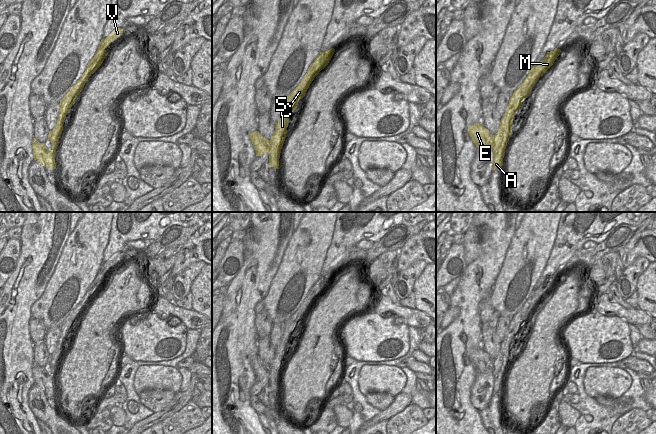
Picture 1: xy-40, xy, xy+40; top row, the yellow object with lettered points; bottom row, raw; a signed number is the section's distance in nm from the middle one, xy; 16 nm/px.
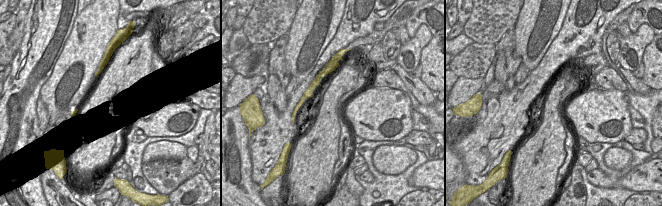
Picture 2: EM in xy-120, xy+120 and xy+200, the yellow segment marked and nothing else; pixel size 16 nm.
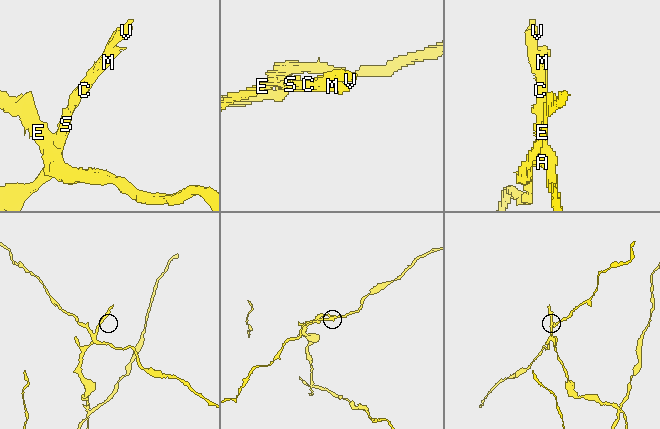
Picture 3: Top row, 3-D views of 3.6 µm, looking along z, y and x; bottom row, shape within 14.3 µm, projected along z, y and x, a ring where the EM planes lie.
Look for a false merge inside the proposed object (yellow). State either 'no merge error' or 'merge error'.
merge error

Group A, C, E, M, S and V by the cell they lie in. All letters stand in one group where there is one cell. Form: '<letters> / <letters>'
A C M S V / E

